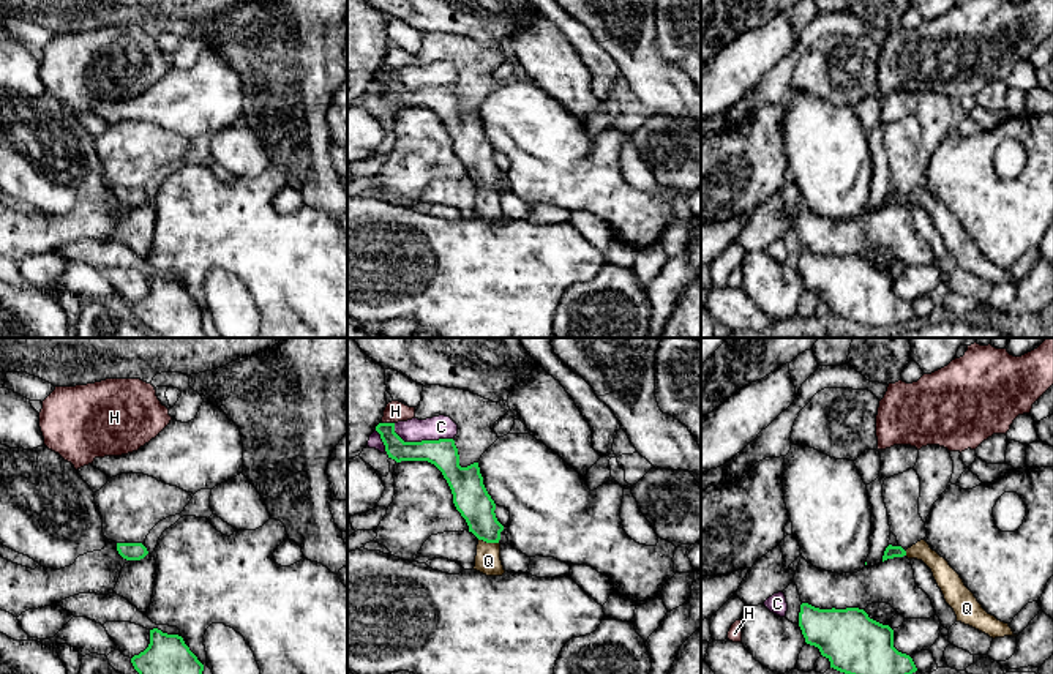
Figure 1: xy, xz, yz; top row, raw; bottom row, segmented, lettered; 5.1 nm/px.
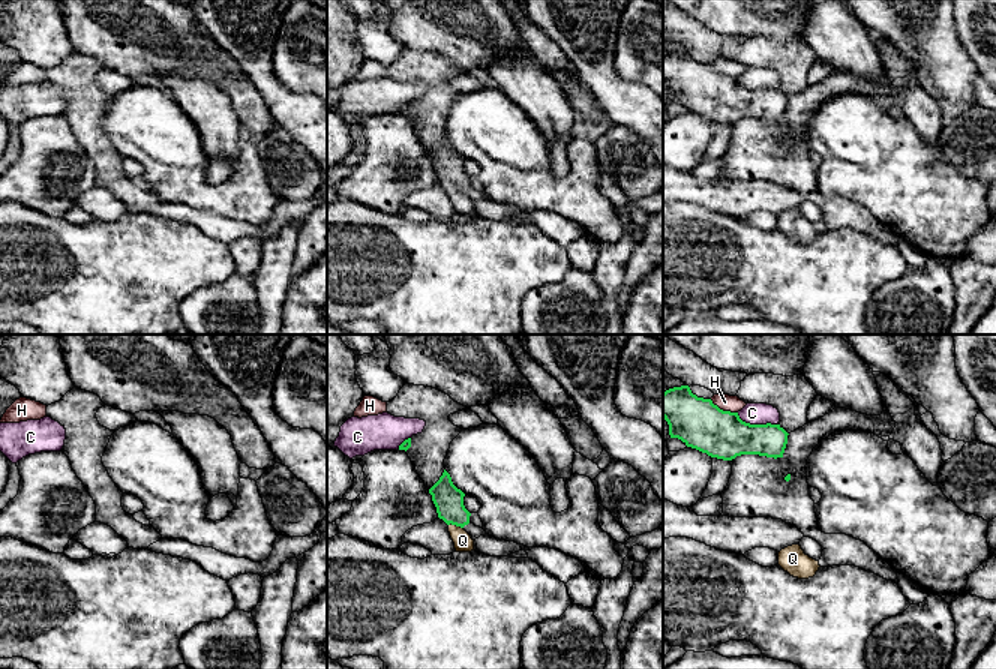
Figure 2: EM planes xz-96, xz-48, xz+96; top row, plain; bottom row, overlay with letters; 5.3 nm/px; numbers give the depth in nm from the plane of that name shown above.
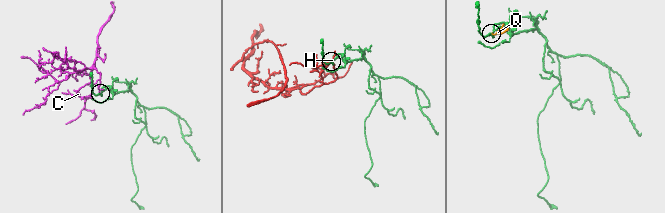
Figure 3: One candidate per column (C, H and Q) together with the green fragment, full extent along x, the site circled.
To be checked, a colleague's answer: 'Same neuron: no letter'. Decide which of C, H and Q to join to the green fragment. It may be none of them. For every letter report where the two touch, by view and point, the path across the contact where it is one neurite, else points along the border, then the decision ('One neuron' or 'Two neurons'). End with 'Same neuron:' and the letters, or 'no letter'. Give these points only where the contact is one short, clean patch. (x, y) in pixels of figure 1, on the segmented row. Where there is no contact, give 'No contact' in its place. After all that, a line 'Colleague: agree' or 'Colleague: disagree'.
C: Touches green at xz (422, 441). Two neurons
H: Touches green at xz (389, 423). Two neurons
Q: Touches green at xz (488, 542). Path across: xz (471, 498), (488, 531), (488, 542), (488, 561). One neuron
Same neuron: Q
Colleague: disagree

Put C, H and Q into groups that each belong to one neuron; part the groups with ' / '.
C / H / Q

